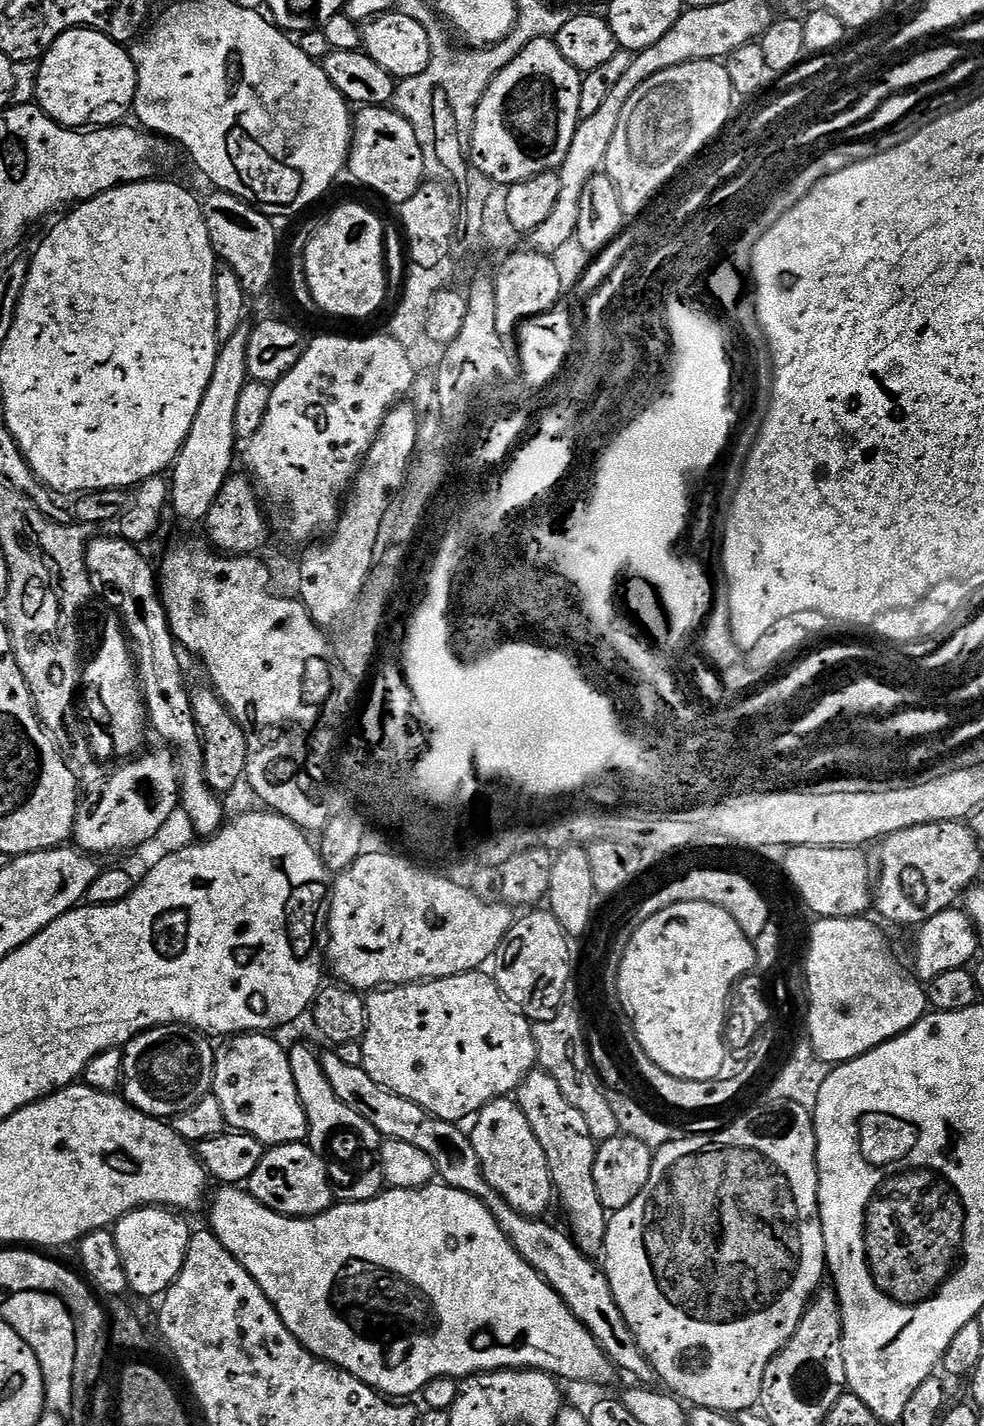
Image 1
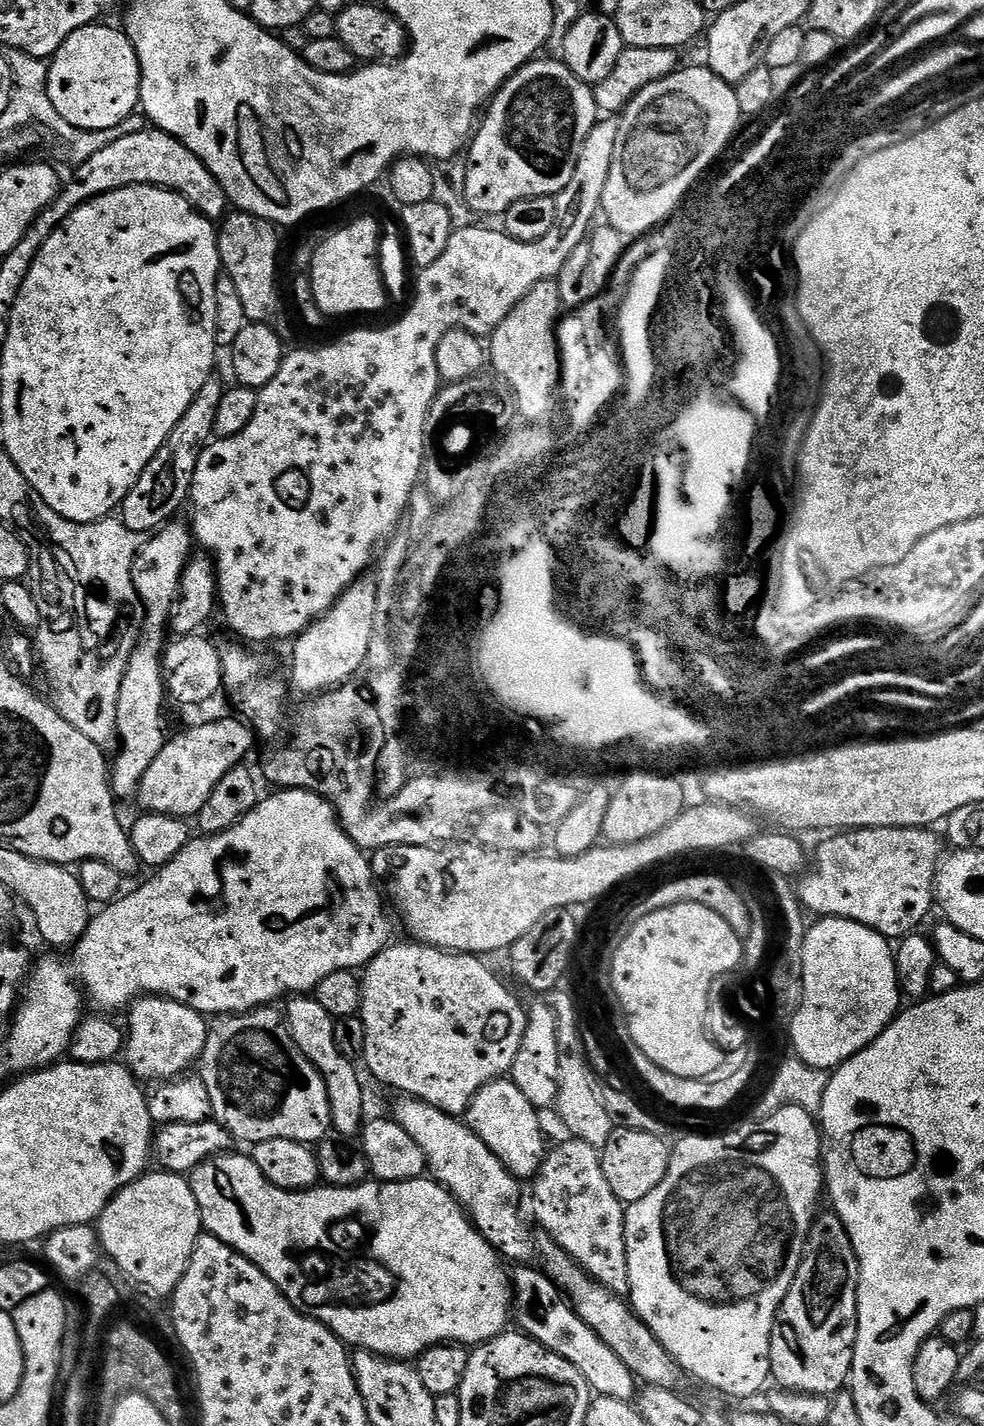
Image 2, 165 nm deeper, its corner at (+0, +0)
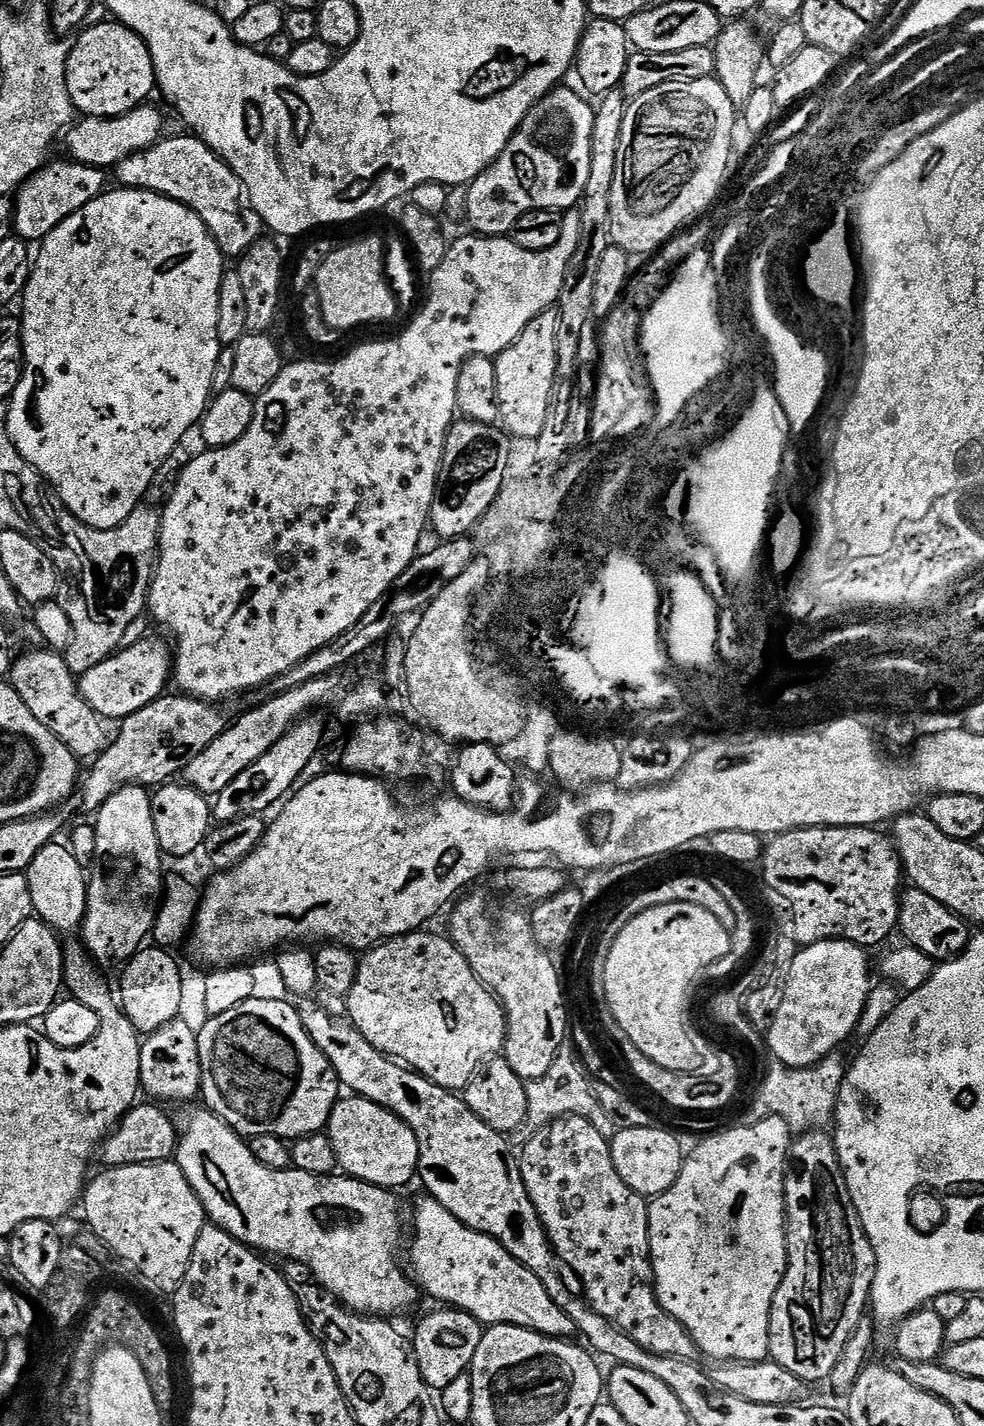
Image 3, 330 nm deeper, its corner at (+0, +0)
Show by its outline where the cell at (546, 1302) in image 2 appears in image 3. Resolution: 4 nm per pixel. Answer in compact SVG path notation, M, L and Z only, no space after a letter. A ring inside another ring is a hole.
M427 1194L421 1197L416 1204L416 1217L412 1220L416 1233L412 1236L412 1272L410 1268L411 1279L421 1293L429 1292L434 1299L441 1300L441 1305L468 1312L485 1326L509 1324L557 1338L571 1337L577 1331L574 1322L559 1308L539 1278L525 1264L519 1264L494 1238L458 1222L458 1218L454 1218L454 1214L450 1214L442 1202Z

